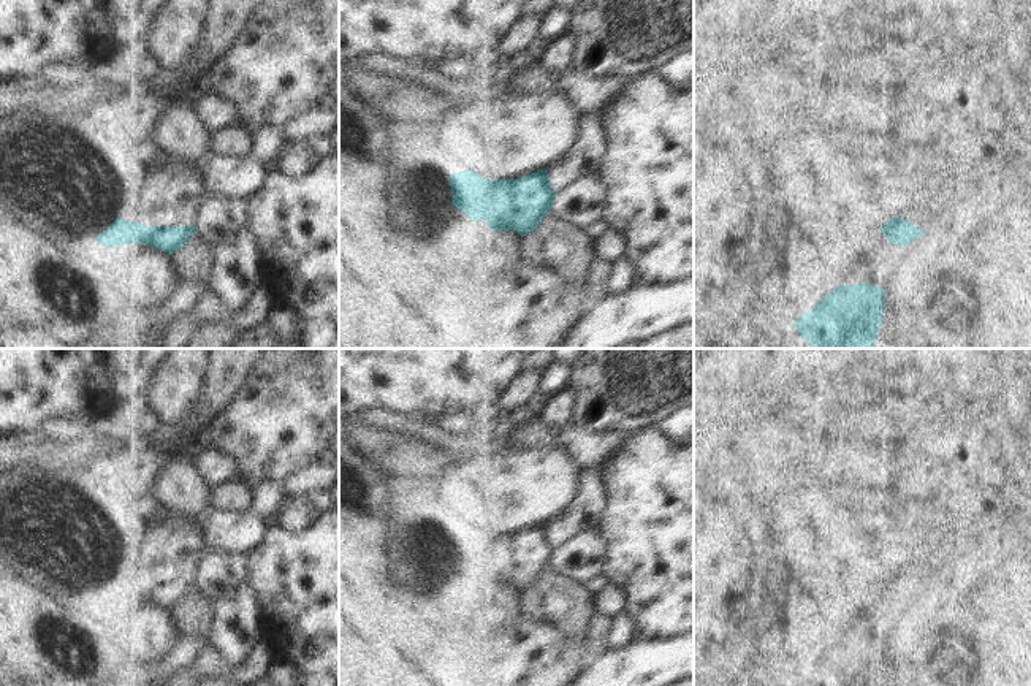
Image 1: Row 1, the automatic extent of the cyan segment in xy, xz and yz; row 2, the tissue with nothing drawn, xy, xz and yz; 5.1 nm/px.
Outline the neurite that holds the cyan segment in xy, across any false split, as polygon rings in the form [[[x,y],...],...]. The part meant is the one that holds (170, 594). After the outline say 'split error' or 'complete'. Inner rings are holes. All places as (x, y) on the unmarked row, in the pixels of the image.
[[[160,505],[155,513],[166,518],[147,526],[111,518],[117,572],[95,597],[108,604],[144,599],[173,610],[198,585],[209,550],[204,529]]] | split error

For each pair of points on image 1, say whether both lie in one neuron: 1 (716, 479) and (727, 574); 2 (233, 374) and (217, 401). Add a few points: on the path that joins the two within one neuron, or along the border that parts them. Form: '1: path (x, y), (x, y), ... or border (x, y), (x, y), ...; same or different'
1: path (710, 503), (710, 550); same
2: path (227, 381), (219, 395); same

